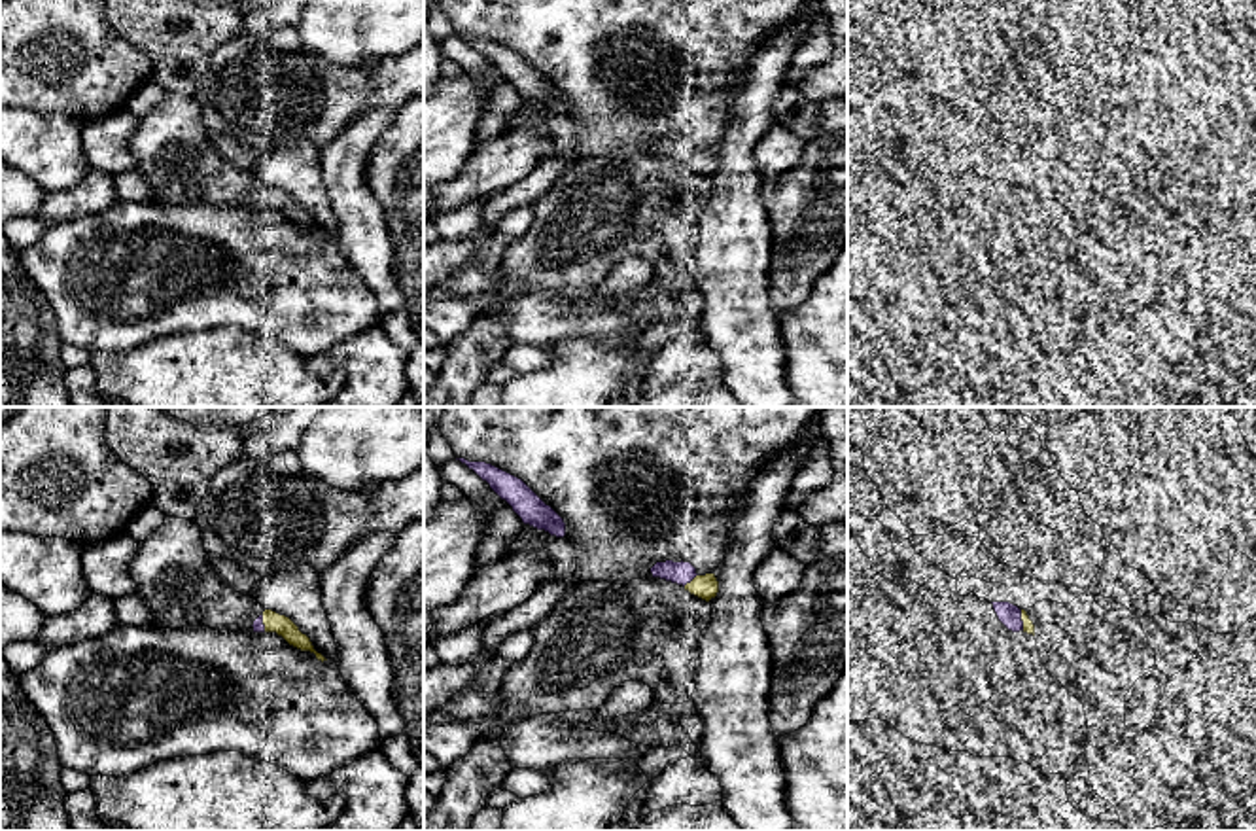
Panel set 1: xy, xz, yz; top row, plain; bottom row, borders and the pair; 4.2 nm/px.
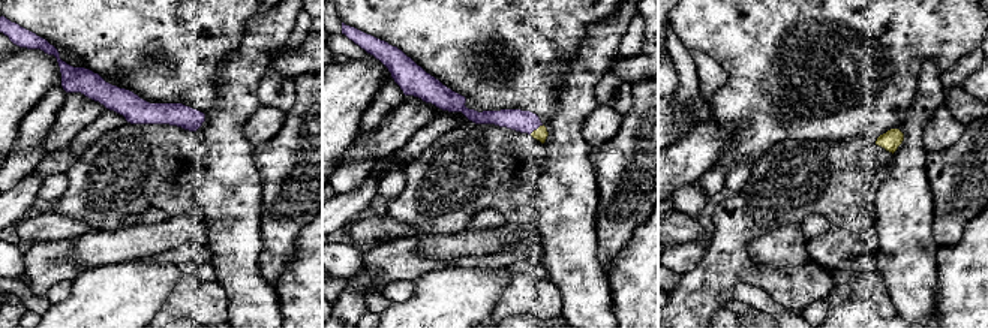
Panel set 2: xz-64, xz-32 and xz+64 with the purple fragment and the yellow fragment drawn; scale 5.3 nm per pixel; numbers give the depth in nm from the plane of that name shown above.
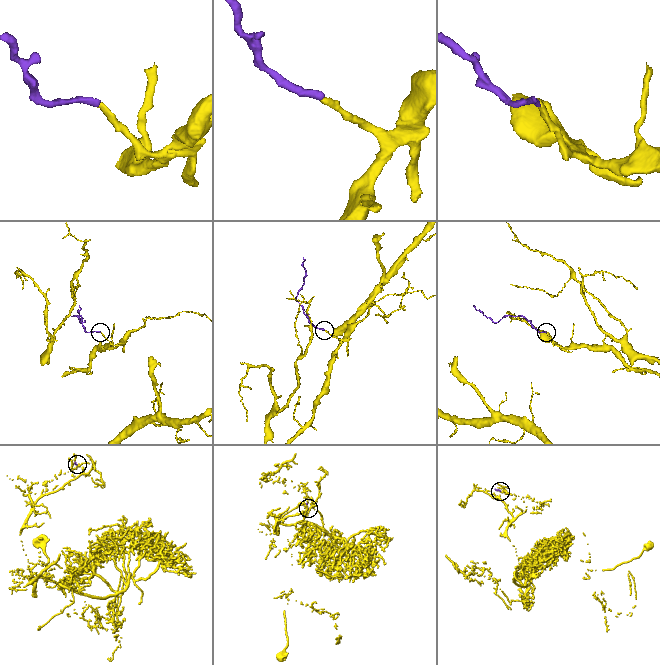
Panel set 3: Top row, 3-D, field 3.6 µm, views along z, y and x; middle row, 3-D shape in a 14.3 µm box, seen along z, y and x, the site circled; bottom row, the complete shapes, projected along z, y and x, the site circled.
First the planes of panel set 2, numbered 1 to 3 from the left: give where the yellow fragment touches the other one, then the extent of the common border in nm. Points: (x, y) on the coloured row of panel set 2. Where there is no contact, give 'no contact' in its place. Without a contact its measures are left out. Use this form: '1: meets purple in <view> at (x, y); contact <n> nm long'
1: no contact
2: meets purple in xz-32 at (535, 129); contact 90 nm long
3: no contact

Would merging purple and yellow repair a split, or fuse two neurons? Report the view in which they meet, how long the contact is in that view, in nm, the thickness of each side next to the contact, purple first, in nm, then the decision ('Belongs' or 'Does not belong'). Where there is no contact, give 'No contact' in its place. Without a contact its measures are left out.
Touches purple in yz. Shared border 90 nm. Thickness 100 nm (purple) against 50 nm. Belongs

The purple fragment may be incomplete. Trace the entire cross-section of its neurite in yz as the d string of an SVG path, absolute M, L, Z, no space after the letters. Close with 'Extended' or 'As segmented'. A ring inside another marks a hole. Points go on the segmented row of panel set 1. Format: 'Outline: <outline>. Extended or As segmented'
Outline: M991 602L993 610L999 617L999 621L1012 632L1027 632L1035 636L1035 625L1029 619L1025 610L1020 610L1018 606L1010 602Z. Extended

